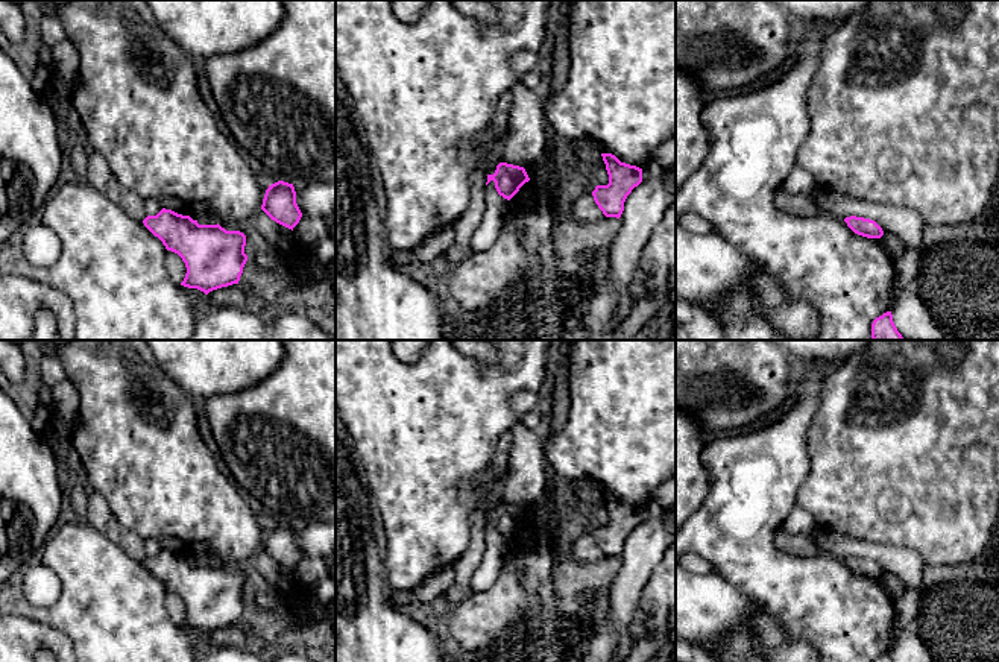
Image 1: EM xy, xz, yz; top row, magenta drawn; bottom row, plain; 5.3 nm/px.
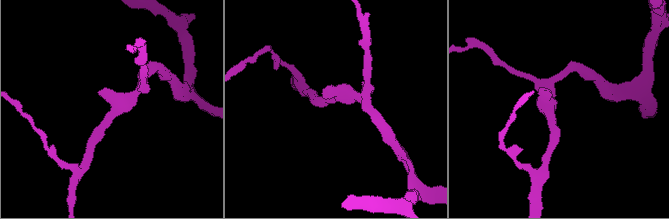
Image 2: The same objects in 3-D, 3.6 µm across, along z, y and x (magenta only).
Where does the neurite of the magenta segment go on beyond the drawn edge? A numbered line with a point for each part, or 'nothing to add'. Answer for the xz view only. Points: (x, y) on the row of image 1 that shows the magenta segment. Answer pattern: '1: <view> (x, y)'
nothing to add

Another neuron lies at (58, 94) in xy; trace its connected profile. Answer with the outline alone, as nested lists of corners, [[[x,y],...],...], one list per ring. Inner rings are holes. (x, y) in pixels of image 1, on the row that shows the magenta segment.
[[[55,74],[50,79],[49,87],[43,93],[43,96],[56,117],[61,135],[61,146],[67,149],[68,147],[67,120],[73,109],[71,108],[73,82],[64,76]]]

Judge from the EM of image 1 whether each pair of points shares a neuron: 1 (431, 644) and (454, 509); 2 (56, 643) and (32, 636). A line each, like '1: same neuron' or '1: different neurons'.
1: different neurons
2: same neuron

